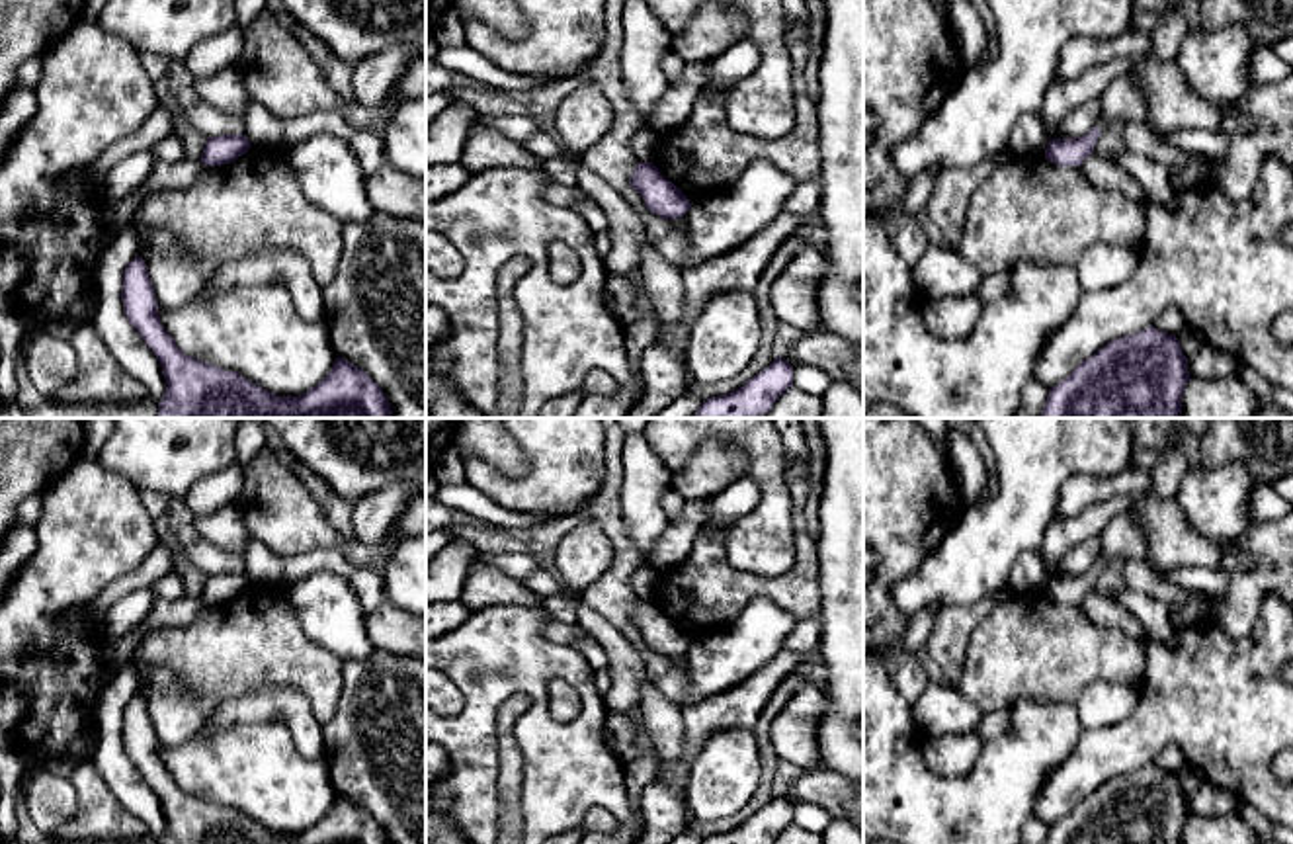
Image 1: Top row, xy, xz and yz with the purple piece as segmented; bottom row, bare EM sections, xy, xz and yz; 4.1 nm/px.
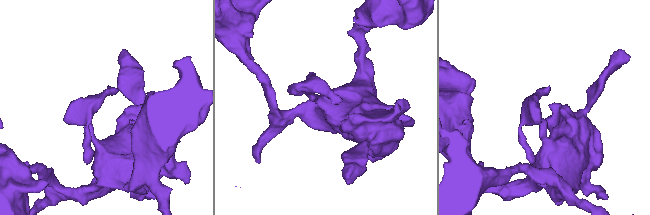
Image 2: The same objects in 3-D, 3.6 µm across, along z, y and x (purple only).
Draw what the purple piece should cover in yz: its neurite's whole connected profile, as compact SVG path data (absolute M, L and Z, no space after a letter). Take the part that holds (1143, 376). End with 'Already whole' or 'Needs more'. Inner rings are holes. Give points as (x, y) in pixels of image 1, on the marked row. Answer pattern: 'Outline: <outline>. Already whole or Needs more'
Outline: M1148 326L1111 340L1049 389L1039 418L1180 418L1188 381L1191 381L1188 358L1176 334Z. Already whole

